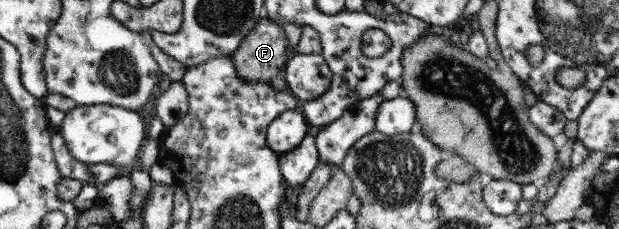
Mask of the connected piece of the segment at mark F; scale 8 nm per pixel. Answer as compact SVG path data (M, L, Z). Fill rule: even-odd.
M259 18L239 48L232 54L237 76L242 80L250 80L250 82L271 83L289 59L286 53L289 43L290 40L281 24L269 18Z

